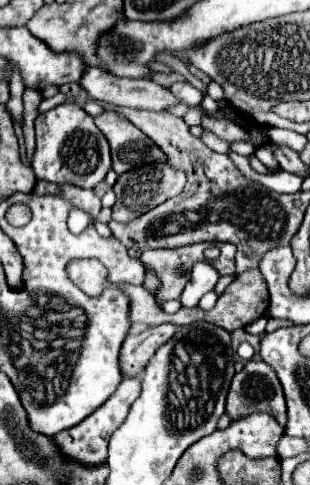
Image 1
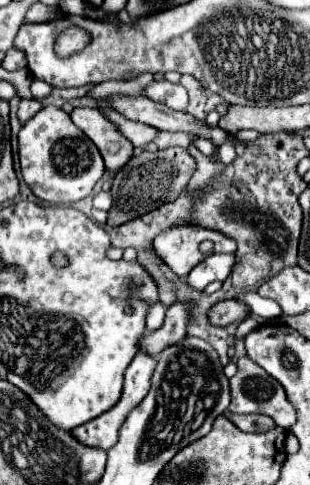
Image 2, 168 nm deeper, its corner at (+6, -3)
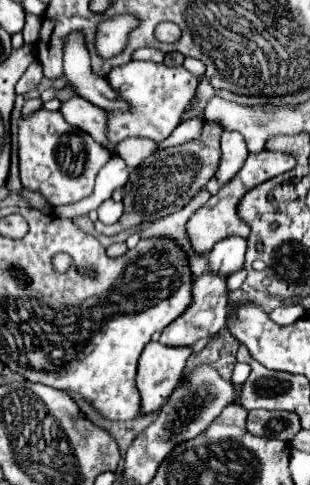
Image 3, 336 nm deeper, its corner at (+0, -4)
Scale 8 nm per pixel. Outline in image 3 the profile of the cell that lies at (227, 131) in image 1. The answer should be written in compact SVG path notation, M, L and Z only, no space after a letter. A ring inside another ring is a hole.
M73 32L67 36L63 66L65 66L65 80L69 80L69 84L77 88L77 94L83 96L85 100L93 102L95 106L107 112L127 108L127 104L123 104L119 96L115 96L107 80L91 72L91 58L83 32Z

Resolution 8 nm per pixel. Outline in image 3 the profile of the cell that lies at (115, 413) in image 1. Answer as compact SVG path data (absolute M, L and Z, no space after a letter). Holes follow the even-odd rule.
M149 342L139 358L137 388L141 394L143 416L161 408L175 384L179 382L191 348L171 348Z

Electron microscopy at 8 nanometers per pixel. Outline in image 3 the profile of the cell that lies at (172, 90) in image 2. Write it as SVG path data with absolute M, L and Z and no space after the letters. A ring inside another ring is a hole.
M133 60L125 66L113 68L107 76L107 82L131 106L129 112L111 112L109 114L107 136L111 142L111 150L115 148L115 144L119 140L123 140L127 136L145 136L145 138L151 136L155 140L165 140L179 124L179 118L181 118L185 106L195 96L195 88L197 88L197 78L181 66L169 68L165 64L133 62Z

